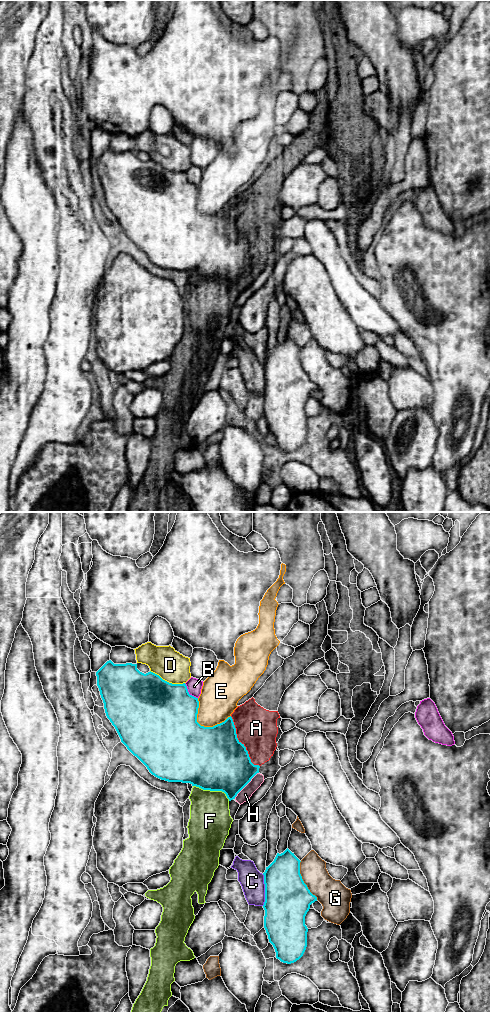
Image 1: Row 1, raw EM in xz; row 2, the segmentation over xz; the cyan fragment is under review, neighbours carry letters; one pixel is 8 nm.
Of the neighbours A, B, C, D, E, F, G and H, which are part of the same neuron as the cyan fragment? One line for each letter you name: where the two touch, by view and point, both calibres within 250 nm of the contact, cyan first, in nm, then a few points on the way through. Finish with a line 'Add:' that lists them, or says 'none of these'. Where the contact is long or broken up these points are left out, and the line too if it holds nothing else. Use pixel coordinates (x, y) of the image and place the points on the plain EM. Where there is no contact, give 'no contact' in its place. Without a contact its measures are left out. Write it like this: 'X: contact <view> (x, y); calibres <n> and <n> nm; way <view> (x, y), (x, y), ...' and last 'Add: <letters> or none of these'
Add: none of these

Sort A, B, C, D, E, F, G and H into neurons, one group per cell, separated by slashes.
A F H / B / C / D / E / G

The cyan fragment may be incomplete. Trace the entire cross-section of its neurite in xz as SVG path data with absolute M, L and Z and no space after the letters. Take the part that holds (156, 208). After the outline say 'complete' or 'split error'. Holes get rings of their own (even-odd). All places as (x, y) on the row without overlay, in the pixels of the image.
M111 148L107 149L97 160L97 174L100 179L101 186L104 191L104 197L107 206L115 215L121 230L127 237L136 244L155 265L168 270L182 270L190 271L192 274L199 275L203 278L222 279L226 282L229 289L235 287L237 282L251 269L251 267L259 261L259 253L254 253L251 250L248 239L244 232L242 232L236 222L236 216L232 205L228 205L224 210L217 212L213 215L204 215L197 210L197 202L199 196L198 186L189 182L187 174L183 172L172 172L163 168L159 163L148 160L146 162L137 157L137 152L114 152Z; complete

